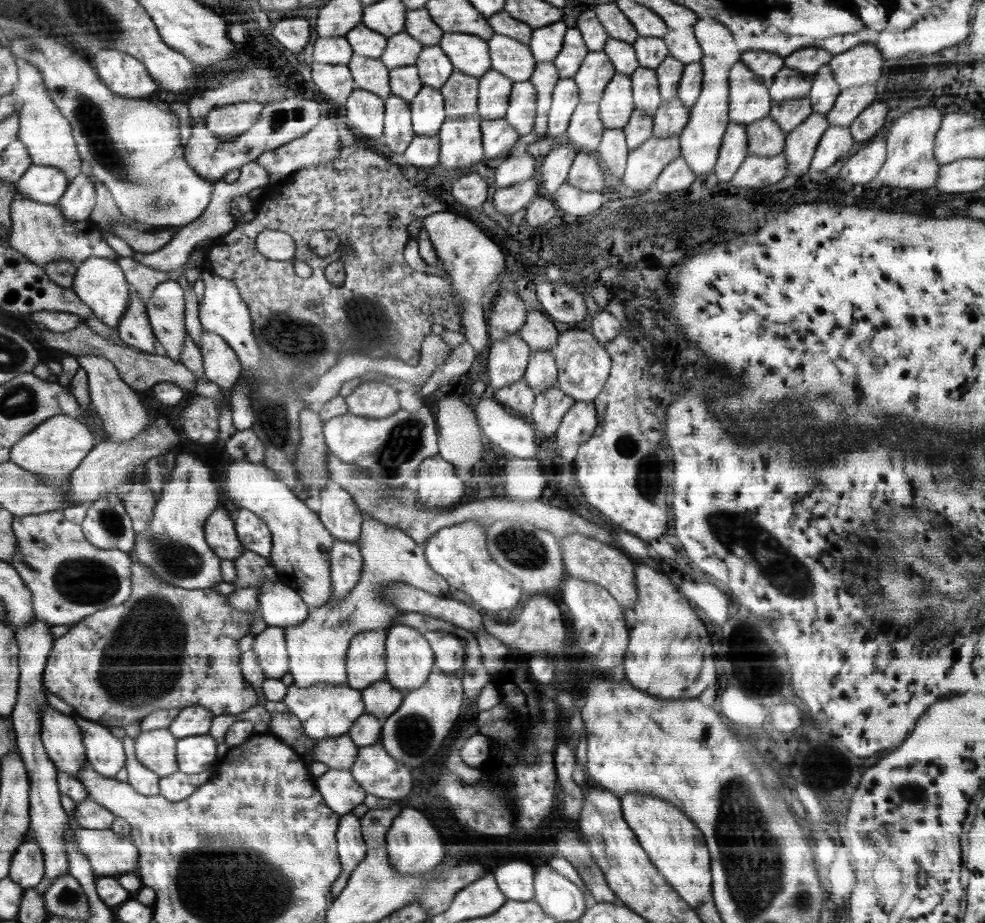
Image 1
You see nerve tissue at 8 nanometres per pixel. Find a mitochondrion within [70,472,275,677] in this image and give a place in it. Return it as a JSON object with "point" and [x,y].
{"point":[173,556]}

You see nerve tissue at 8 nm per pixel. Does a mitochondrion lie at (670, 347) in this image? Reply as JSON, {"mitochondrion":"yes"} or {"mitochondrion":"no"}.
{"mitochondrion":"no"}

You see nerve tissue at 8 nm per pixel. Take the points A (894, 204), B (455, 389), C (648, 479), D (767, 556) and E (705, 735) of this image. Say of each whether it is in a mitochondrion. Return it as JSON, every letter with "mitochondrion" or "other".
{"A":"other","B":"other","C":"mitochondrion","D":"mitochondrion","E":"other"}

